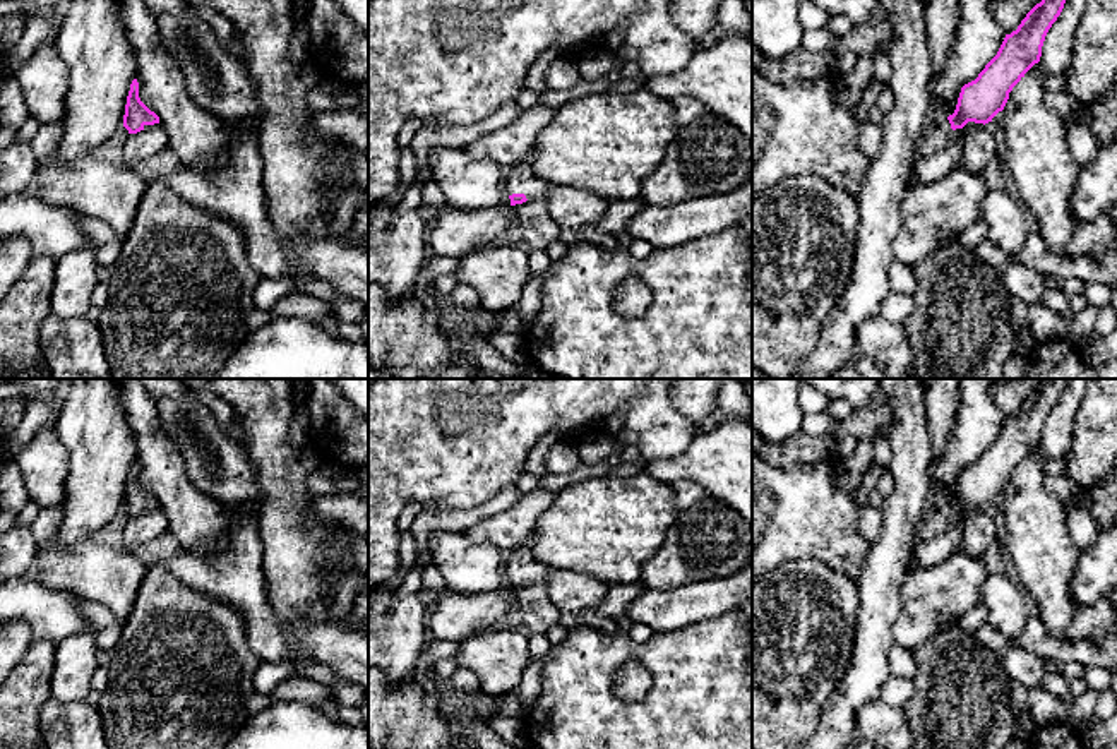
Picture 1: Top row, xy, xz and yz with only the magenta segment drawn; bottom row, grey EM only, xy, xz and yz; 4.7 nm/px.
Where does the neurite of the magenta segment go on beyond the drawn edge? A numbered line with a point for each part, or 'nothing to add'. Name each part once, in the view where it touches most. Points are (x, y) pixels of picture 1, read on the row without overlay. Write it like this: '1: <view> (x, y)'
1: xz (519, 563)

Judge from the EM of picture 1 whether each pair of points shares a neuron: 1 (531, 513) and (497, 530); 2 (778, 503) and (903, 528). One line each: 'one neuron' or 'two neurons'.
1: one neuron
2: two neurons

